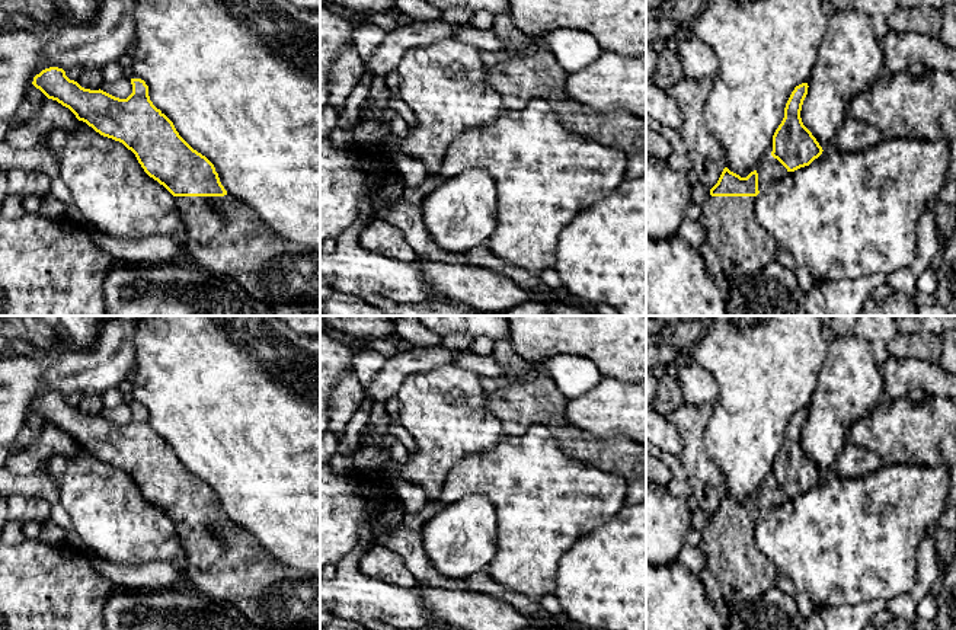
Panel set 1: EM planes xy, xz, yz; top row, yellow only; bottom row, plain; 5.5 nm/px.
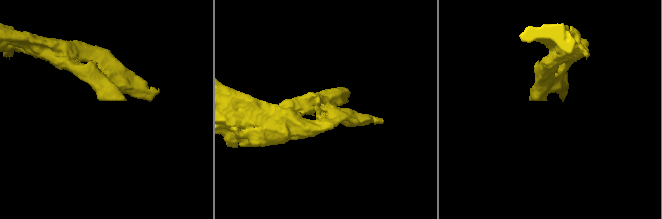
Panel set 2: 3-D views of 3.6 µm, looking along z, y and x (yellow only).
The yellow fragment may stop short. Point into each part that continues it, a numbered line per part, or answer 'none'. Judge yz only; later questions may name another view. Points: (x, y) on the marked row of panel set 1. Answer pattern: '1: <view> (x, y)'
1: yz (732, 232)

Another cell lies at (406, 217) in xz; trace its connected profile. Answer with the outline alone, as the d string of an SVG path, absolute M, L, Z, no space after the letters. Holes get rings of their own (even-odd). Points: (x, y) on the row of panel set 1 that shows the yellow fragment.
M405 199L384 208L374 210L377 218L402 231L410 247L421 259L437 260L442 263L485 266L493 272L514 279L521 288L543 290L546 285L540 276L533 276L525 271L508 265L495 256L487 244L476 246L467 252L450 252L438 246L428 234L422 221L422 210Z

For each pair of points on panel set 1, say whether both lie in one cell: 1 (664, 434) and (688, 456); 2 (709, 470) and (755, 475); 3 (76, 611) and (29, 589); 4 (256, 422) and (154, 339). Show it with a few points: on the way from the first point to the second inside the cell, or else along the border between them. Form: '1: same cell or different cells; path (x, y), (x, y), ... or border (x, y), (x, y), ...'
1: different cells; border (667, 416), (681, 441), (678, 456)
2: different cells; border (703, 441), (710, 460), (723, 477), (723, 486)
3: same cell; path (64, 611), (56, 611), (41, 601)
4: same cell; path (232, 397), (179, 345)

